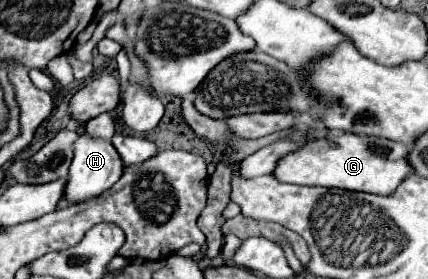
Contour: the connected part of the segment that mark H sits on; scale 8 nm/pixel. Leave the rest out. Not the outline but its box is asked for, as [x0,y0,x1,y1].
[65,132,125,204]

